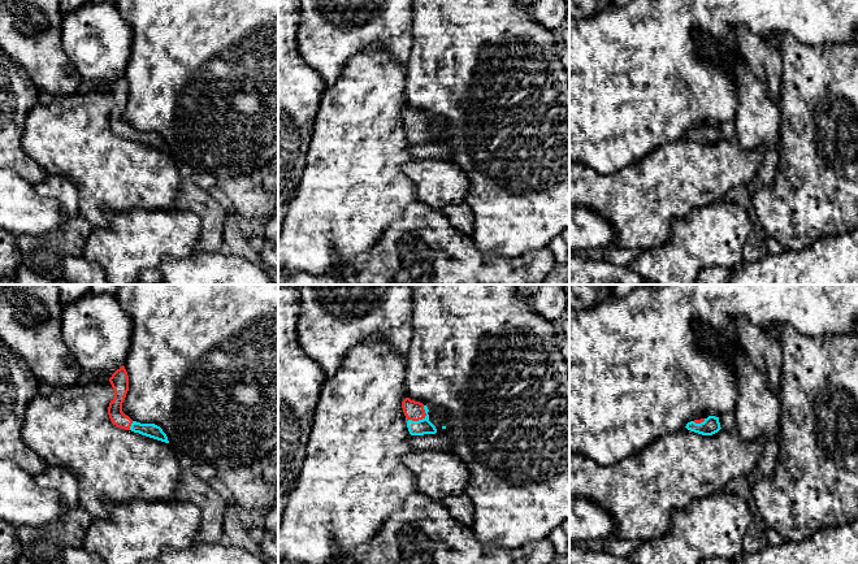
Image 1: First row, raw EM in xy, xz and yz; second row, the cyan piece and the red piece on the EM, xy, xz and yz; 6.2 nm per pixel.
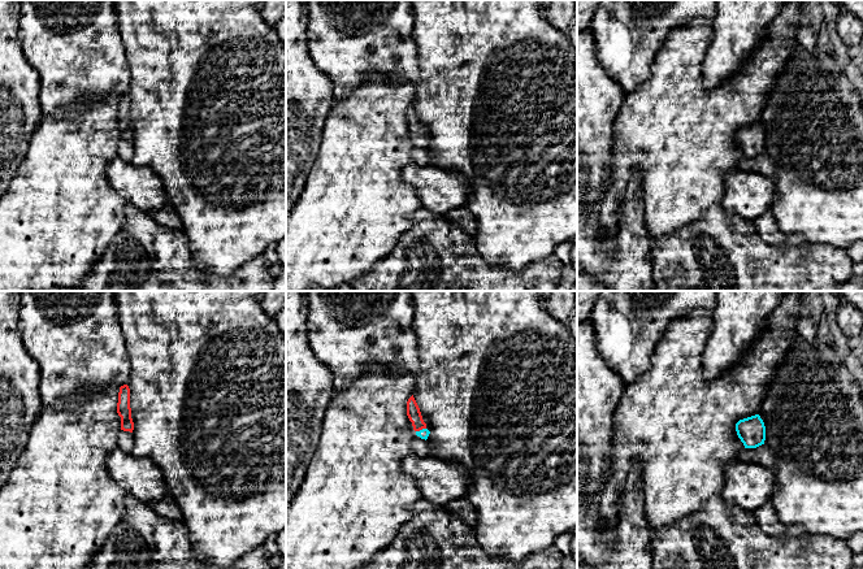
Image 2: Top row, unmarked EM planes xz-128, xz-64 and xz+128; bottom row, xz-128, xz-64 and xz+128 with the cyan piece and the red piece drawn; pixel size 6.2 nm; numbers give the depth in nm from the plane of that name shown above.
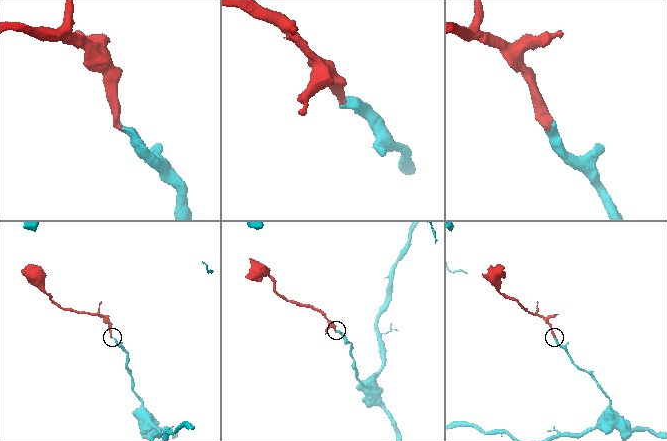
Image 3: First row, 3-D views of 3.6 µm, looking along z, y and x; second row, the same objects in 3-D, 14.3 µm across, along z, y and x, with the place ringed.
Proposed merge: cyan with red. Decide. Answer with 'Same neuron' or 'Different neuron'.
Same neuron

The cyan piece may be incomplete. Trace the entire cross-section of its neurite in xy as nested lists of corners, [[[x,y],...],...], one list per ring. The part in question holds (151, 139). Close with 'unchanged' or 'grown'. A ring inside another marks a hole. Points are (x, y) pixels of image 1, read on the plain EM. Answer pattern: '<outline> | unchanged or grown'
[[[124,74],[112,83],[109,91],[114,99],[114,108],[110,109],[108,116],[108,123],[112,133],[117,136],[131,139],[134,142],[169,152],[166,143],[160,135],[133,130],[122,121],[122,112],[129,100],[129,84]]] | grown

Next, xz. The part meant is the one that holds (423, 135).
[[[406,107],[402,110],[404,125],[407,126],[407,136],[411,144],[436,143],[436,135],[429,130],[429,118],[420,110]]] | grown

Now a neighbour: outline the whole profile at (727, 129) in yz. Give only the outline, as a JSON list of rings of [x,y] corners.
[[[727,121],[727,122],[723,122],[720,126],[719,126],[719,131],[720,131],[720,136],[725,140],[733,140],[736,136],[736,125],[734,125],[734,121]]]

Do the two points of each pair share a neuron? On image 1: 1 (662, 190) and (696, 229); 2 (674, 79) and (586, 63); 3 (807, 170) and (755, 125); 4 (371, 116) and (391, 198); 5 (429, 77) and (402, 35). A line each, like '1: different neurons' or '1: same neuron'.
1: different neurons
2: same neuron
3: different neurons
4: same neuron
5: different neurons

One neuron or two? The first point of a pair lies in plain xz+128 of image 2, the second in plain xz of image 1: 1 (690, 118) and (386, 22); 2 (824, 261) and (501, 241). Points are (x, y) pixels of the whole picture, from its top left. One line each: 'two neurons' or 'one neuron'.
1: two neurons
2: two neurons

